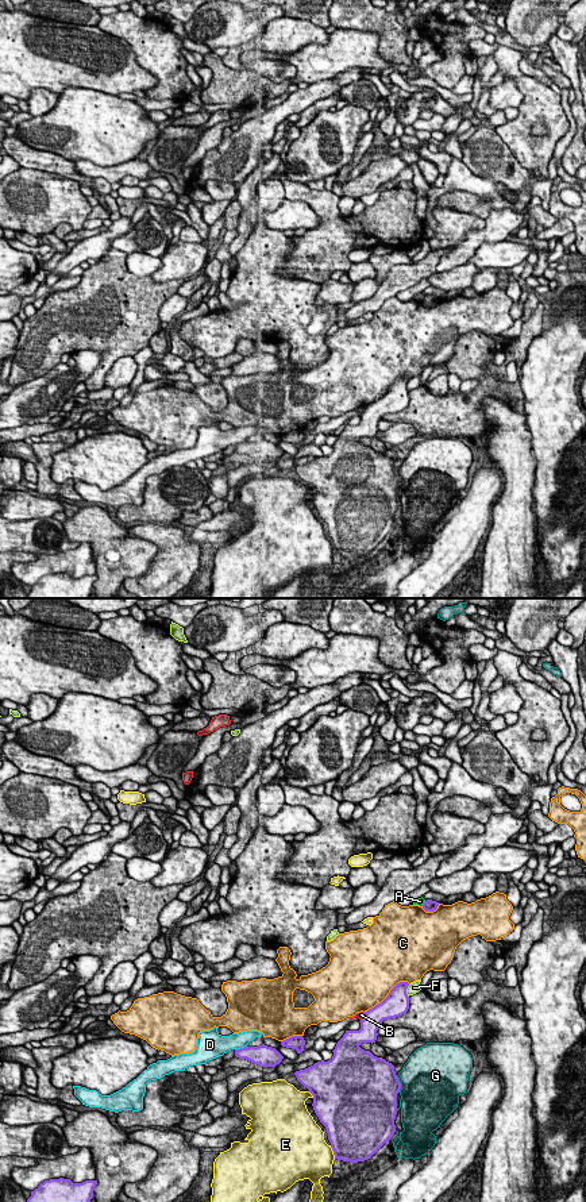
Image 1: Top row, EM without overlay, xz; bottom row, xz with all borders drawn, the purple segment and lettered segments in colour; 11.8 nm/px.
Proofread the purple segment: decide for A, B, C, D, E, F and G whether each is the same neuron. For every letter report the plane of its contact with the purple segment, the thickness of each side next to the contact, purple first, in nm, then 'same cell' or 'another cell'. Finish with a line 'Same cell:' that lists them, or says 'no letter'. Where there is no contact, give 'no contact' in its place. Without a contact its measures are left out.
A: xz | 140/90 nm | another cell
B: xz | 220/70 nm | another cell
C: xz | 300/480 nm | another cell
D: xz | 220/220 nm | another cell
E: xz | 480/480 nm | another cell
F: xz | 300/130 nm | another cell
G: xz | 460/500 nm | another cell
Same cell: no letter

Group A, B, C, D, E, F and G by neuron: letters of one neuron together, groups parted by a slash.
A C / B / D / E / F / G

